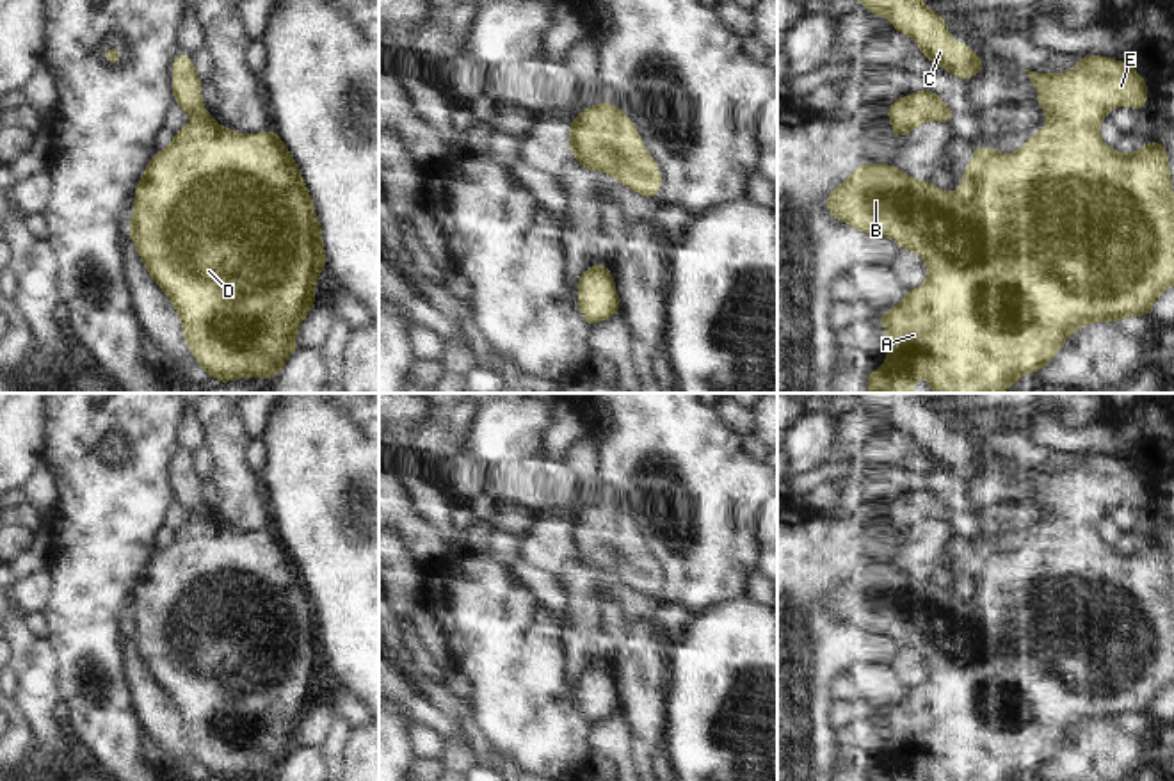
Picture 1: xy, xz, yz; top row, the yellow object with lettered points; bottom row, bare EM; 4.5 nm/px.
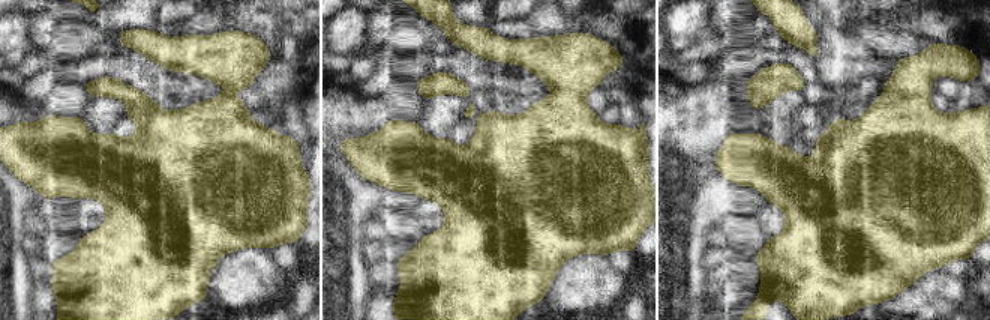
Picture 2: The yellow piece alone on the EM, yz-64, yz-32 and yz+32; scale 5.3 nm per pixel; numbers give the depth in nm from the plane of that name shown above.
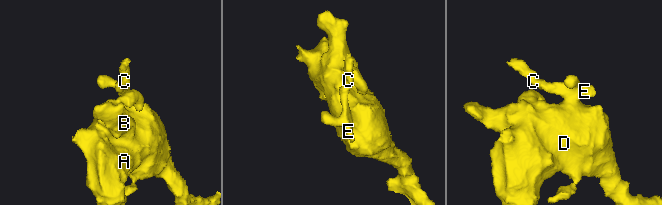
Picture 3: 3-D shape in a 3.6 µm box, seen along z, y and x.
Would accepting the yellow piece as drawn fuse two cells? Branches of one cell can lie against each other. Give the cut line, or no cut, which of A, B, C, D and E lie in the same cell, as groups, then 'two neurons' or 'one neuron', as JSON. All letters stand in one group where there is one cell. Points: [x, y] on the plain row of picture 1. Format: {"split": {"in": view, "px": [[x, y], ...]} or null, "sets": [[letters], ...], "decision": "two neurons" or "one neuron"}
{"split": null, "sets": [["A", "B", "C", "D", "E"]], "decision": "one neuron"}

